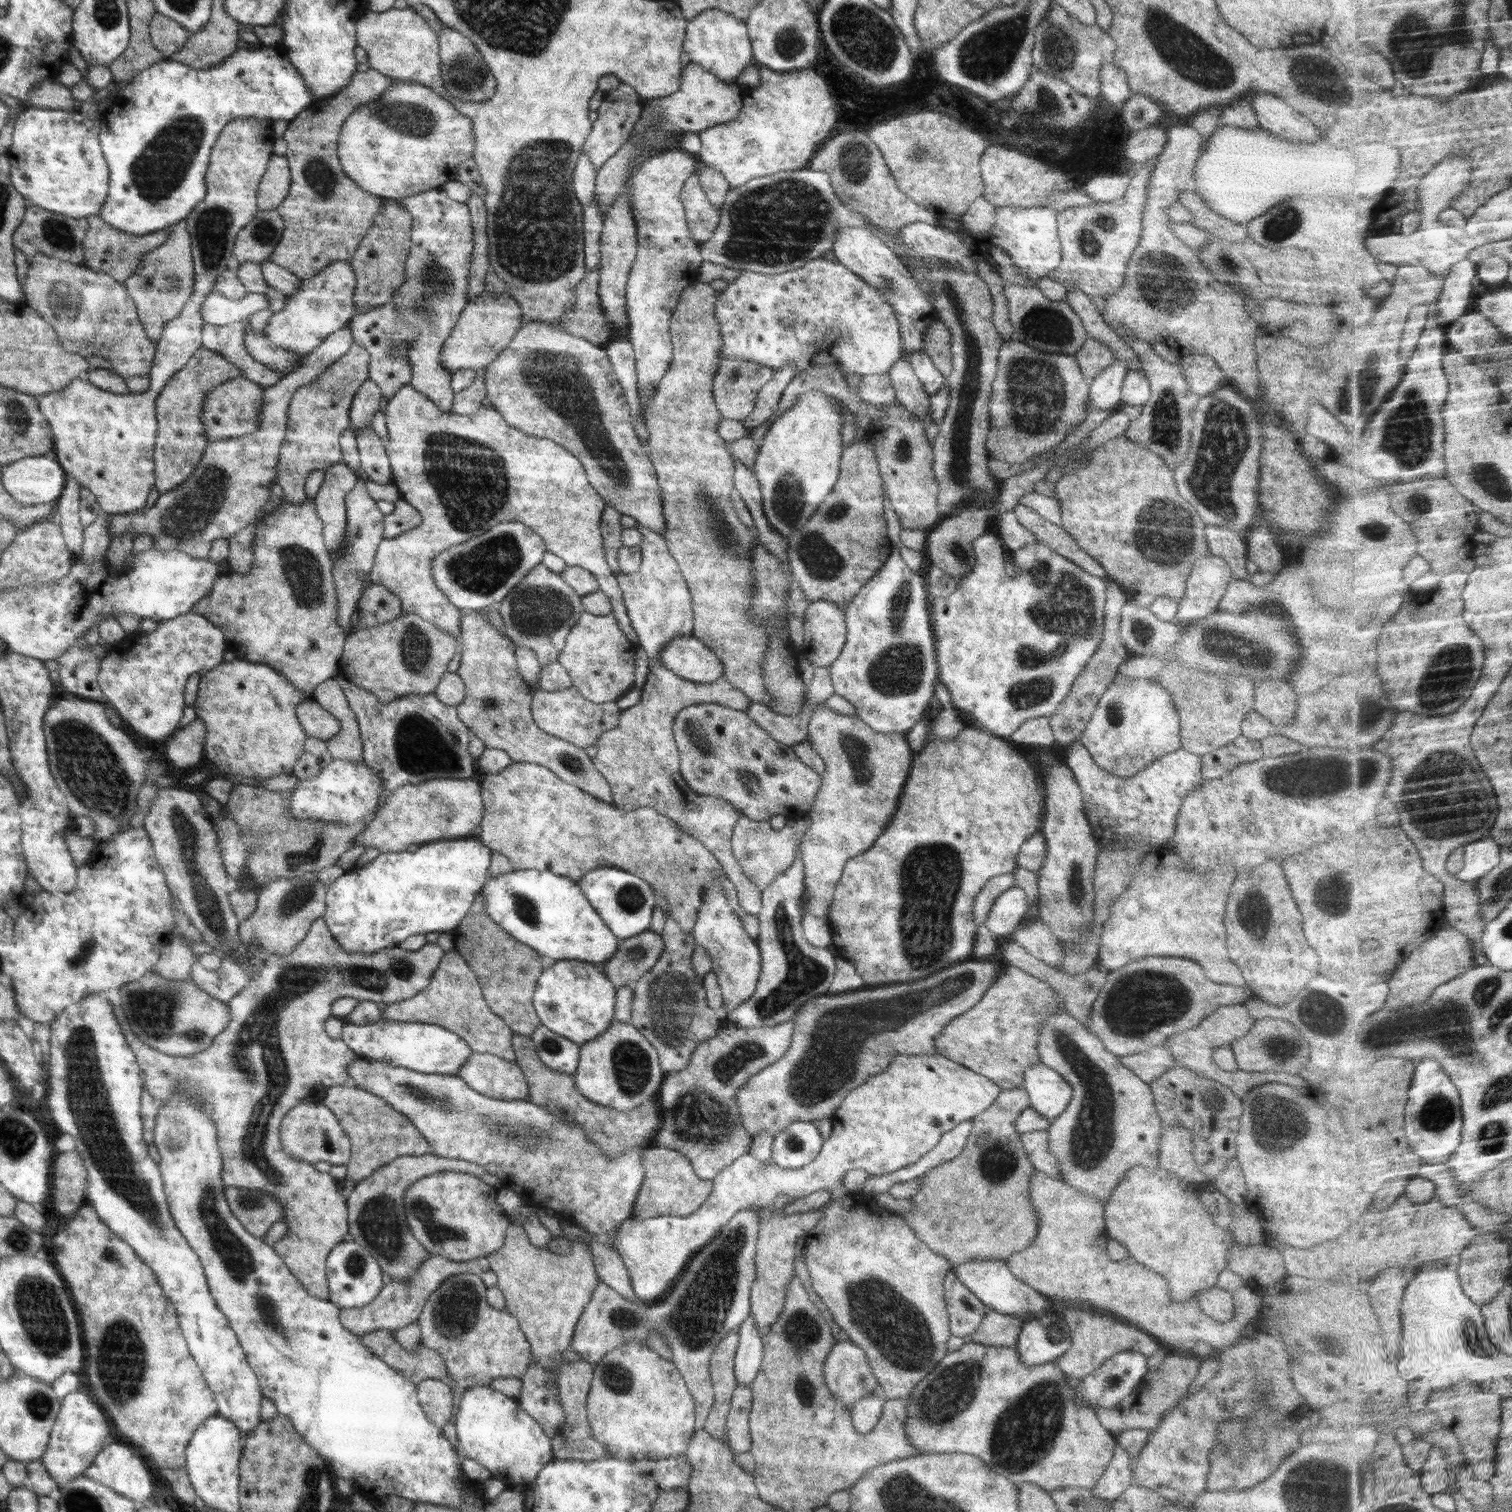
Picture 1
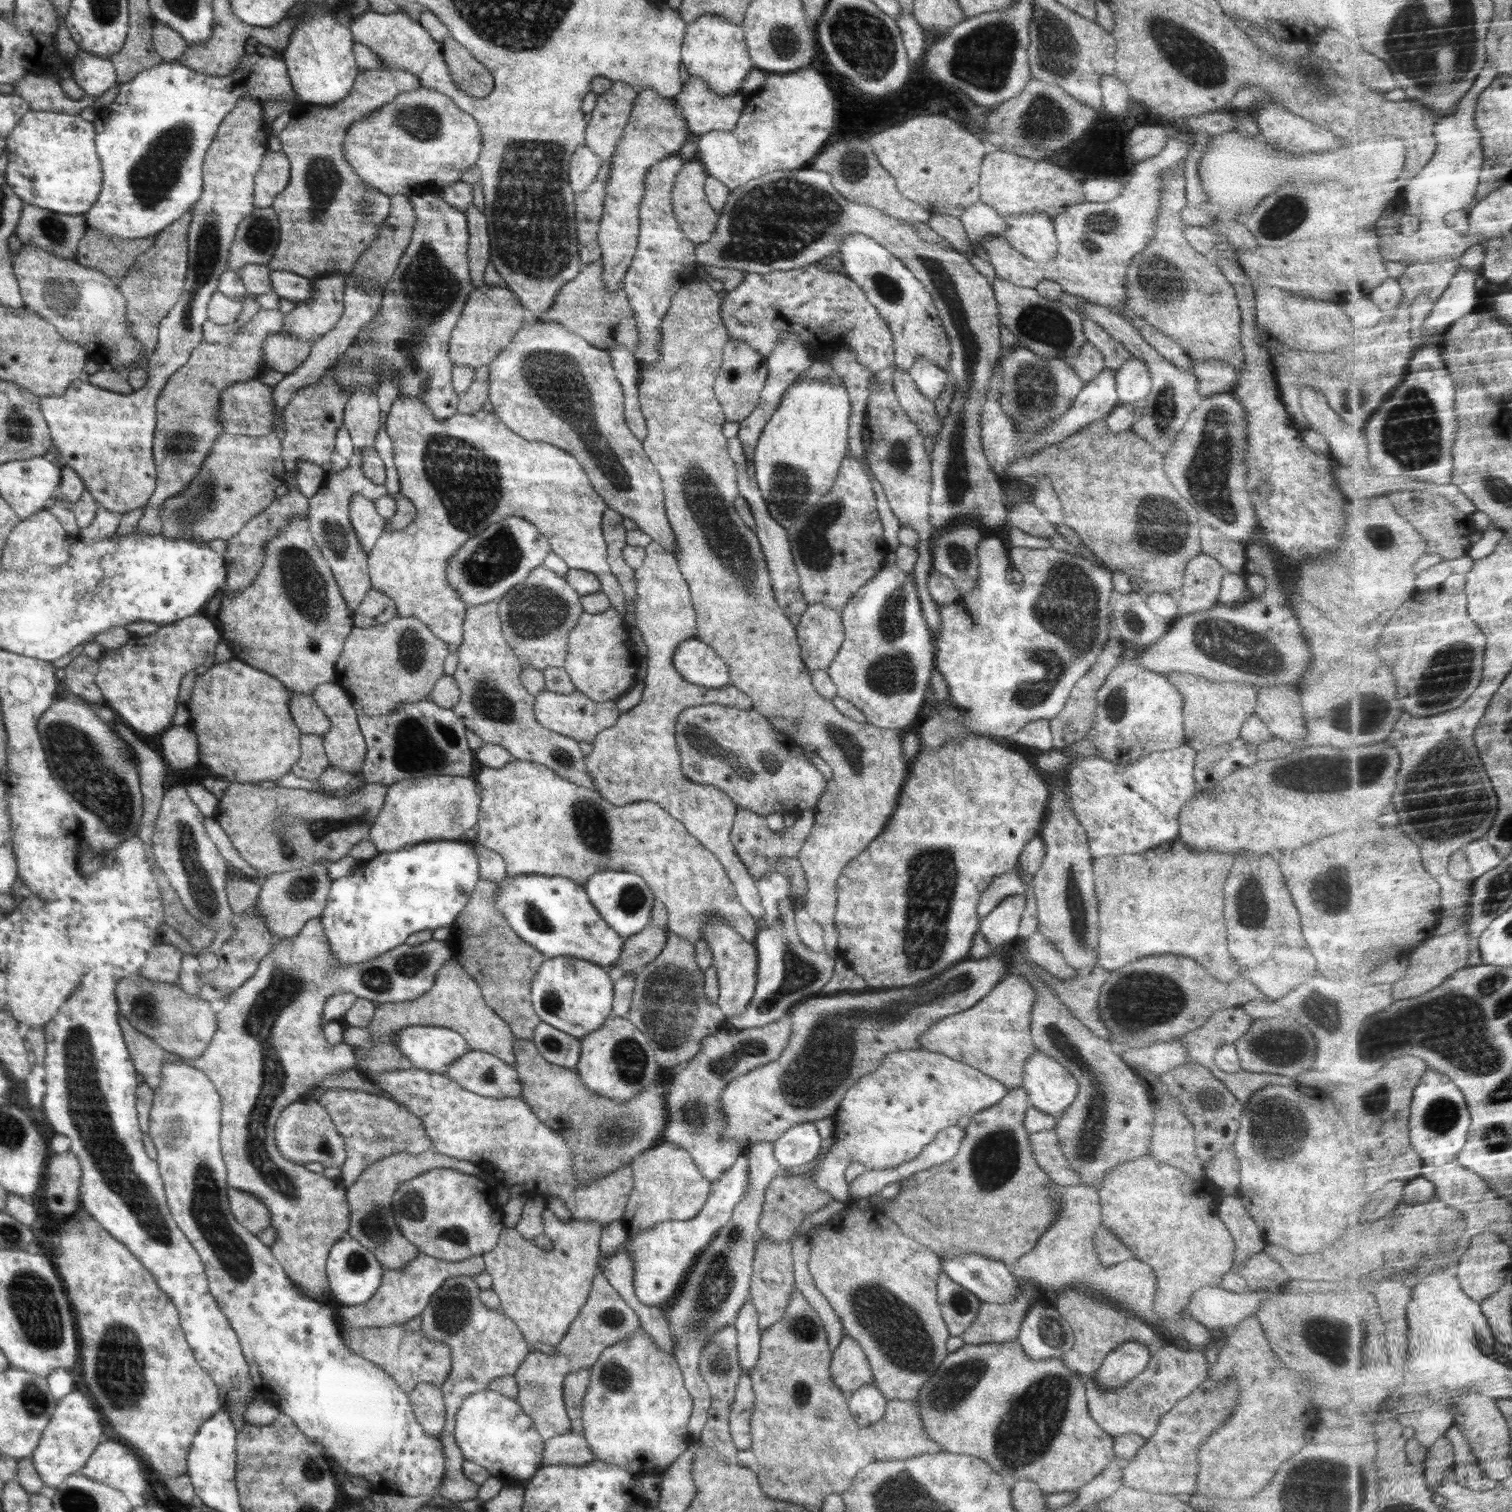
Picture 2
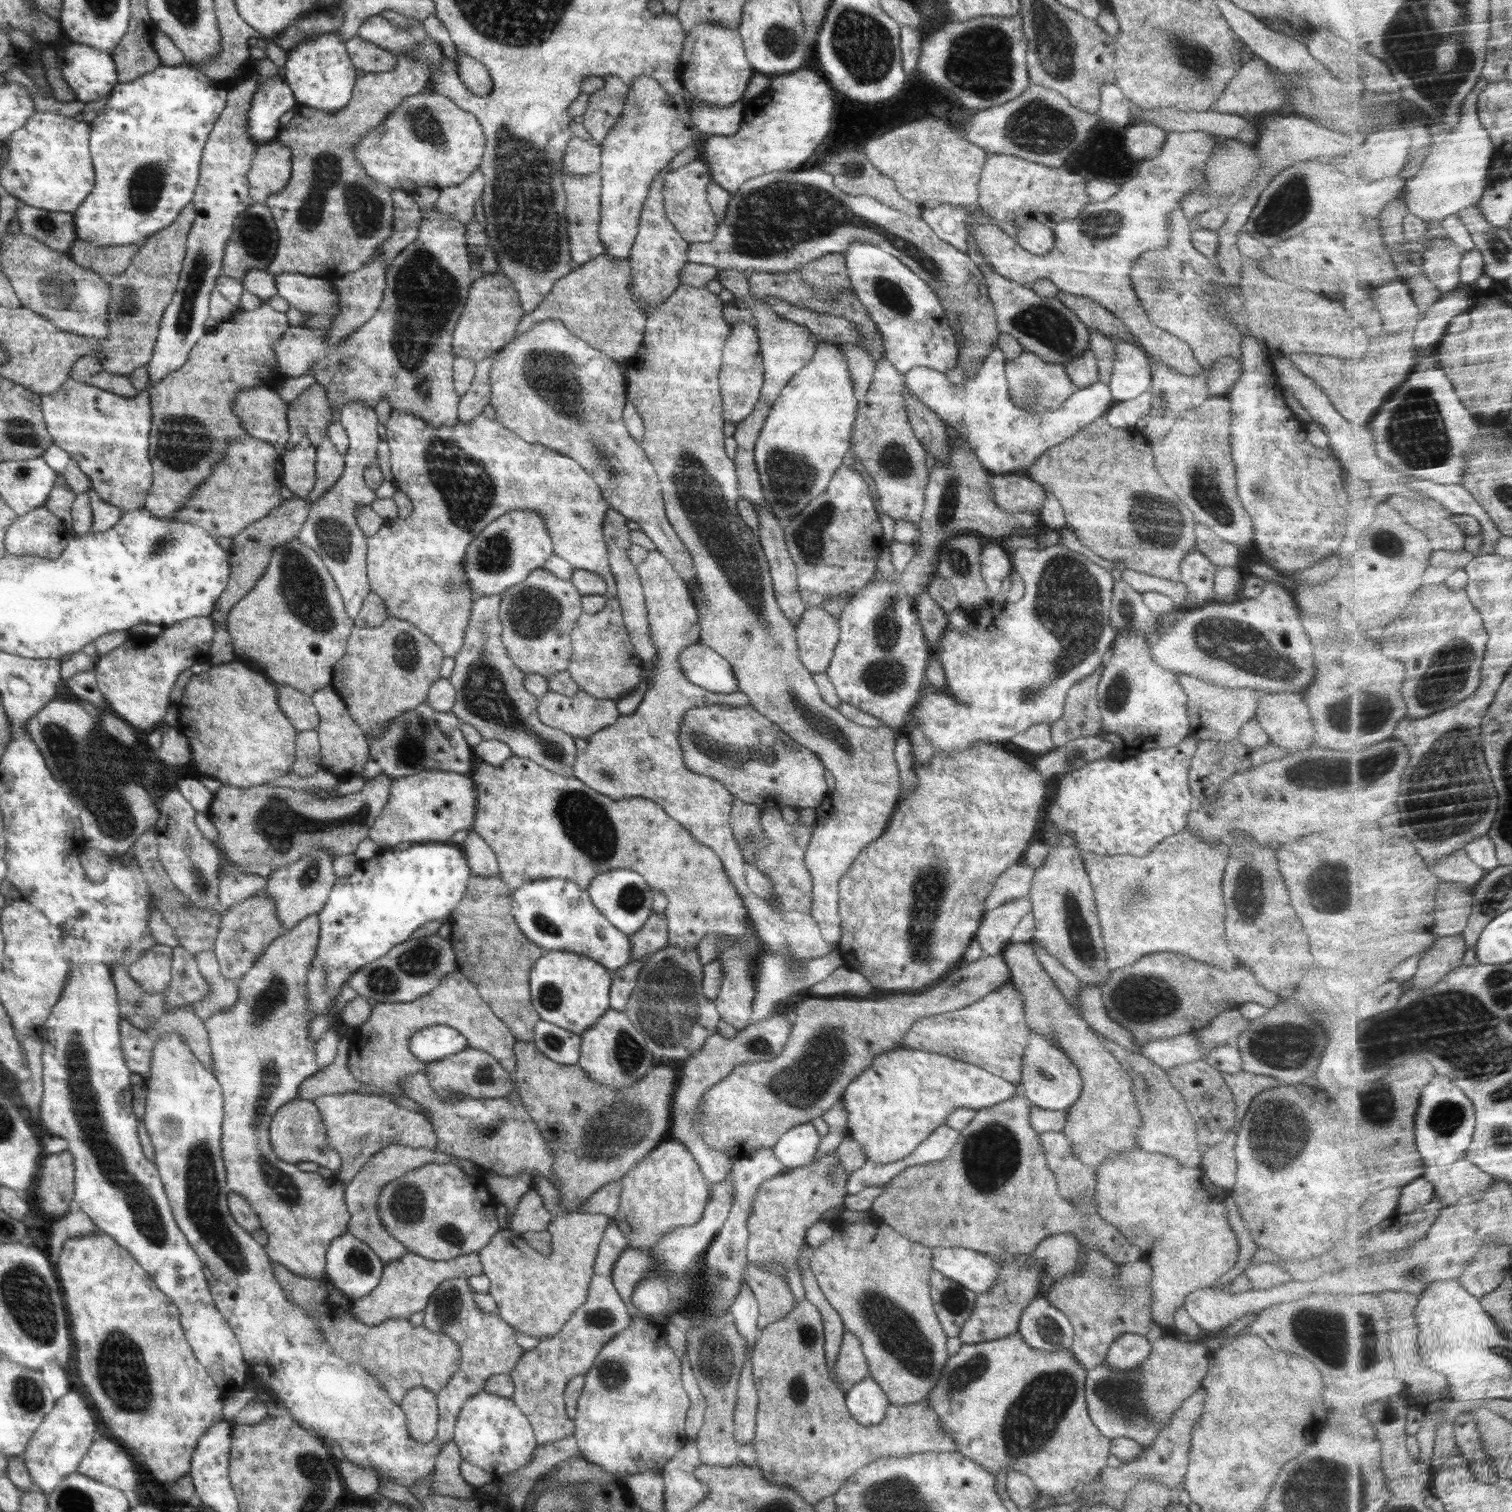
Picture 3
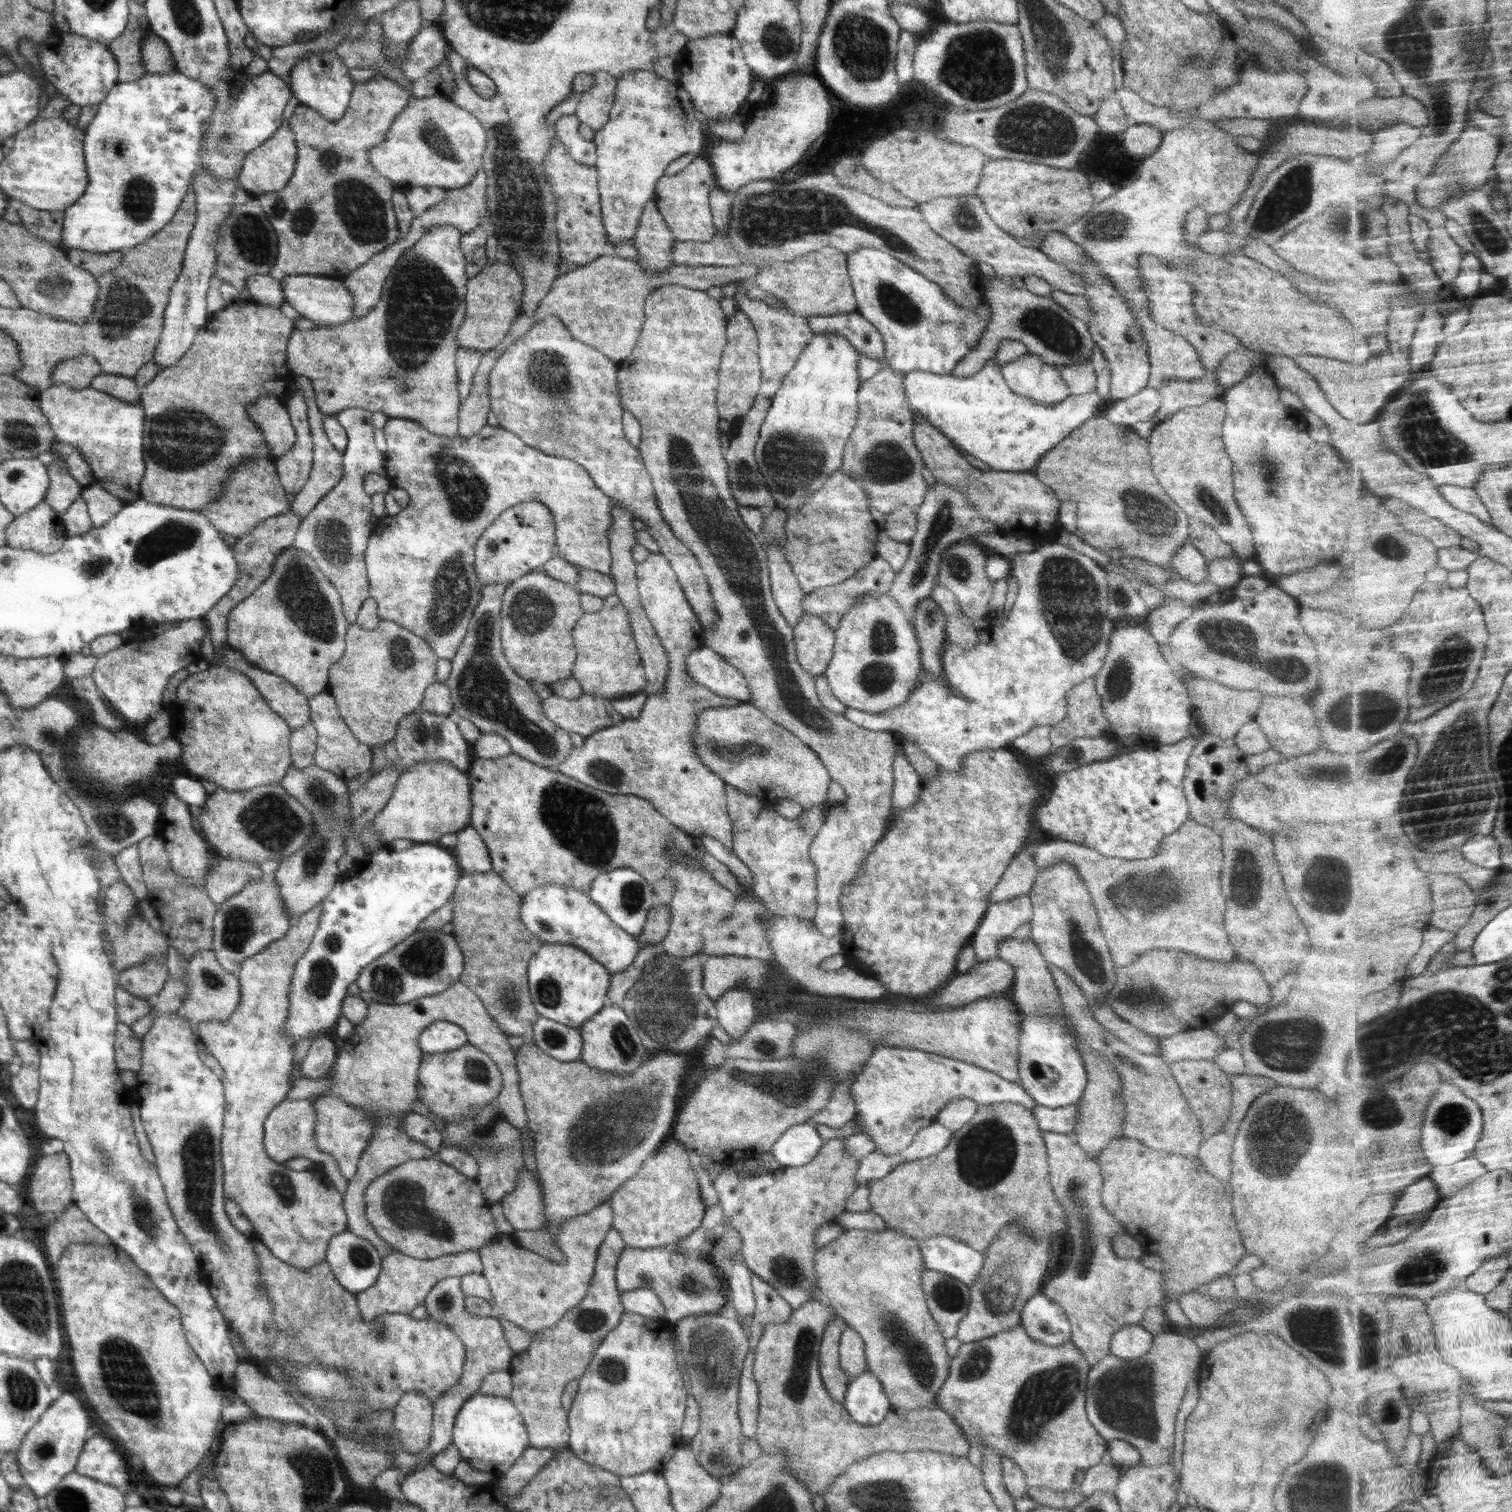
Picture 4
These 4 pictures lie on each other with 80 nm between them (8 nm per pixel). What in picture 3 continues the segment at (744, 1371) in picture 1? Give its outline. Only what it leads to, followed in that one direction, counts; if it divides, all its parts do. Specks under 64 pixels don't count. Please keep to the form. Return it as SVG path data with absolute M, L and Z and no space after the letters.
M743 1280L734 1305L729 1309L729 1317L732 1318L734 1325L738 1328L740 1336L744 1337L744 1341L748 1343L746 1346L747 1358L750 1357L754 1343L756 1343L756 1335L759 1334L760 1329L756 1326L758 1316L758 1301Z

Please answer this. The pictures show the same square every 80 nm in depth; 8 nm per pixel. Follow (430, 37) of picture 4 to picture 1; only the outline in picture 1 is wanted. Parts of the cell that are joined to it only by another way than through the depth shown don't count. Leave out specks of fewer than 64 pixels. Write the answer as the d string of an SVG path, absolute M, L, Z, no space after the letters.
M359 68L337 95L316 99L294 120L288 122L288 128L282 138L286 142L285 157L291 172L291 183L284 202L281 202L277 208L285 224L286 239L274 247L269 260L289 270L300 279L312 278L321 268L332 261L349 262L354 256L355 250L360 246L362 237L372 226L372 219L385 206L386 199L366 192L344 172L337 155L338 137L342 123L355 108L379 99L383 92L387 91L387 88L396 81L373 68Z

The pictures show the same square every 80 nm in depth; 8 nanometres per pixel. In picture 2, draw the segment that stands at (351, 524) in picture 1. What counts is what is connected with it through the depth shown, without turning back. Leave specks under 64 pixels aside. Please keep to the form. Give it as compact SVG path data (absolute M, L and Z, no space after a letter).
M352 495L349 502L349 517L353 531L357 533L361 547L369 554L385 530L386 519L378 514L373 501L362 495Z

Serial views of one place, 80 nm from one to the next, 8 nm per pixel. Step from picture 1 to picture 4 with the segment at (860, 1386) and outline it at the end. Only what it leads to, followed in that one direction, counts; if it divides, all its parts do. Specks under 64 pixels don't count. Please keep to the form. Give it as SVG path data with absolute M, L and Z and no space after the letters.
M846 1327L841 1331L839 1345L840 1367L851 1380L856 1379L867 1369L864 1342L862 1338L853 1330Z

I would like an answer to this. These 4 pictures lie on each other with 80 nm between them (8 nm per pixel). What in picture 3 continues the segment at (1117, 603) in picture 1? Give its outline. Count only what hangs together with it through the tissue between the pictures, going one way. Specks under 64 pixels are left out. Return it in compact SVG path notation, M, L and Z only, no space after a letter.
M1102 664L1100 668L1095 668L1090 676L1079 680L1068 690L1062 716L1049 725L1054 746L1064 746L1064 744L1076 738L1096 736L1100 732L1102 723L1097 699L1097 686L1103 673L1104 665L1106 664Z

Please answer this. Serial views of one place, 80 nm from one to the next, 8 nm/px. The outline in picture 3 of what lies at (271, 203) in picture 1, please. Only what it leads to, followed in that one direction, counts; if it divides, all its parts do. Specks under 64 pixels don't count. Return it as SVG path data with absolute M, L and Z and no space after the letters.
M279 137L272 145L256 146L256 152L248 173L251 202L265 204L271 194L280 192L292 174L291 150Z

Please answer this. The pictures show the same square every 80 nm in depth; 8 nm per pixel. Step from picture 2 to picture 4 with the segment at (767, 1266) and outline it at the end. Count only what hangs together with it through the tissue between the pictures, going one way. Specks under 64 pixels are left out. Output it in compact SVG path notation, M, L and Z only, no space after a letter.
M757 1274L751 1275L751 1285L755 1296L756 1310L752 1315L752 1324L747 1328L748 1336L760 1339L764 1327L768 1324L784 1323L790 1319L792 1308L777 1293L777 1290L765 1283Z

